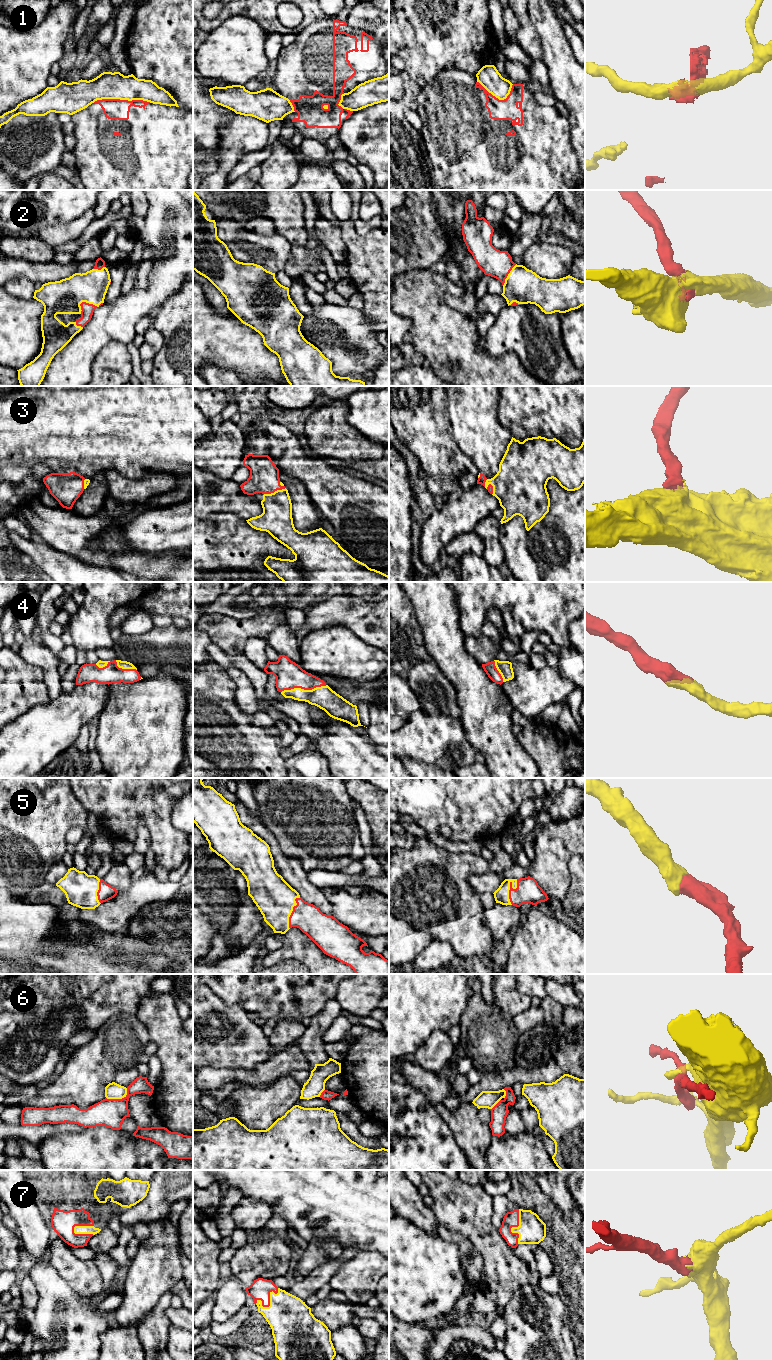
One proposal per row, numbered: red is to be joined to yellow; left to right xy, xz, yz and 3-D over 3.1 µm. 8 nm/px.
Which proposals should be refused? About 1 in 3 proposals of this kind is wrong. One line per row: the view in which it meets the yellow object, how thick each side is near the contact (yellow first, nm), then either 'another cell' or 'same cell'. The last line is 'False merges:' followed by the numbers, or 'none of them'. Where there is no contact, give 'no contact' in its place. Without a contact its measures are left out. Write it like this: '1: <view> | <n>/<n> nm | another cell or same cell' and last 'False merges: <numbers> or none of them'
1: xy | 220/160 nm | another cell
2: xy | 280/100 nm | same cell
3: xz | 260/240 nm | same cell
4: xz | 180/220 nm | same cell
5: yz | 120/190 nm | same cell
6: xy | 130/220 nm | another cell
7: xz | 340/170 nm | same cell
False merges: 1, 6

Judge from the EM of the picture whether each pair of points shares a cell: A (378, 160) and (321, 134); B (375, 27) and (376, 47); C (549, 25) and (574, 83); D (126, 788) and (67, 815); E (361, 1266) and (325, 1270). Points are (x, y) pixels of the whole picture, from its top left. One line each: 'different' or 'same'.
A: different
B: different
C: same
D: different
E: different

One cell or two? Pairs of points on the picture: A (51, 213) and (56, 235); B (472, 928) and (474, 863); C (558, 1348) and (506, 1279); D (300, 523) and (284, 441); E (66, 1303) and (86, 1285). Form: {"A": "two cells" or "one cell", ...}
{"A": "two cells", "B": "one cell", "C": "two cells", "D": "two cells", "E": "two cells"}

